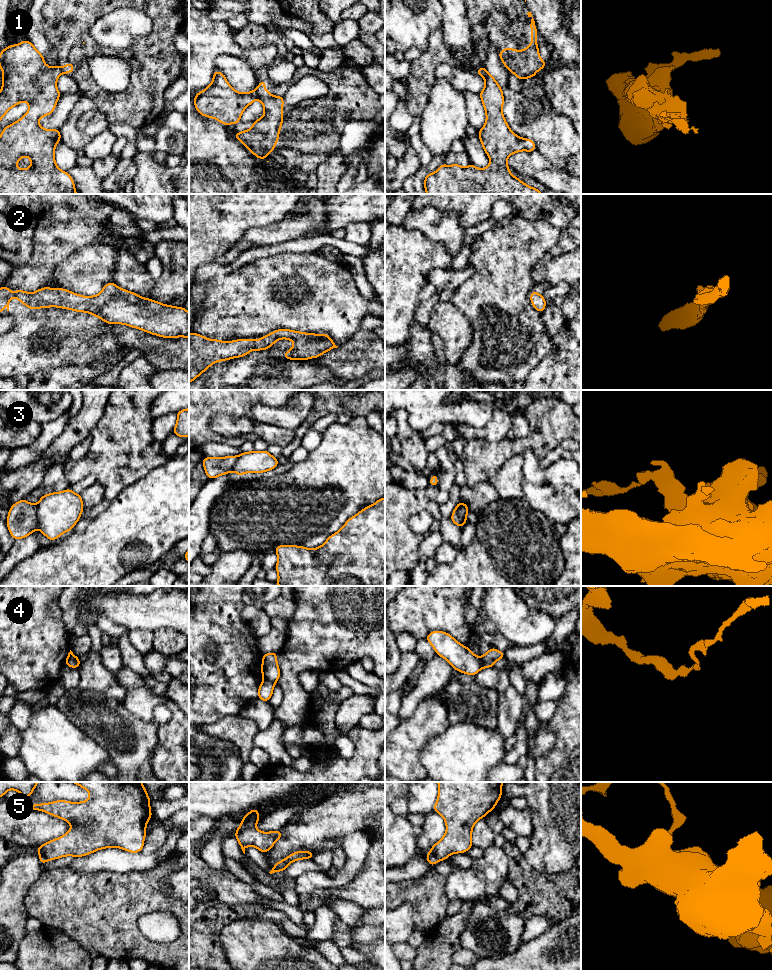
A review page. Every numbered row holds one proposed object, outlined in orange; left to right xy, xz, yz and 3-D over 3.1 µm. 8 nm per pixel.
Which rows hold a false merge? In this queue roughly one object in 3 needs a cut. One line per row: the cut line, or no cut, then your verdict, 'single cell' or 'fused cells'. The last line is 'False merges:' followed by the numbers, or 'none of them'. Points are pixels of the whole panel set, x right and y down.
1: cut in xz along (255, 90), (257, 98); fused cells
2: no cut; single cell
3: cut in xy along (36, 505), (39, 527); fused cells
4: cut in xz along (265, 679), (274, 683); fused cells
5: cut in xz along (254, 826), (242, 829), (234, 835); fused cells
False merges: 1, 3, 4, 5

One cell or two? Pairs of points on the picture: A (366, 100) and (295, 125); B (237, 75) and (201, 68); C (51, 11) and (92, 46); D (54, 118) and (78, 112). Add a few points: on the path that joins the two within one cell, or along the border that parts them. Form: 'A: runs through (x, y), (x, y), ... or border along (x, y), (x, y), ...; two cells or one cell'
A: runs through (348, 100), (335, 112), (320, 117), (313, 124); one cell
B: border along (235, 55), (220, 54), (216, 59), (215, 69); two cells
C: runs through (61, 17), (82, 36); one cell
D: border along (82, 96), (76, 102), (60, 129); two cells

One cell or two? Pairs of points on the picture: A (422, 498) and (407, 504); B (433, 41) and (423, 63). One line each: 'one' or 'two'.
A: one
B: one

